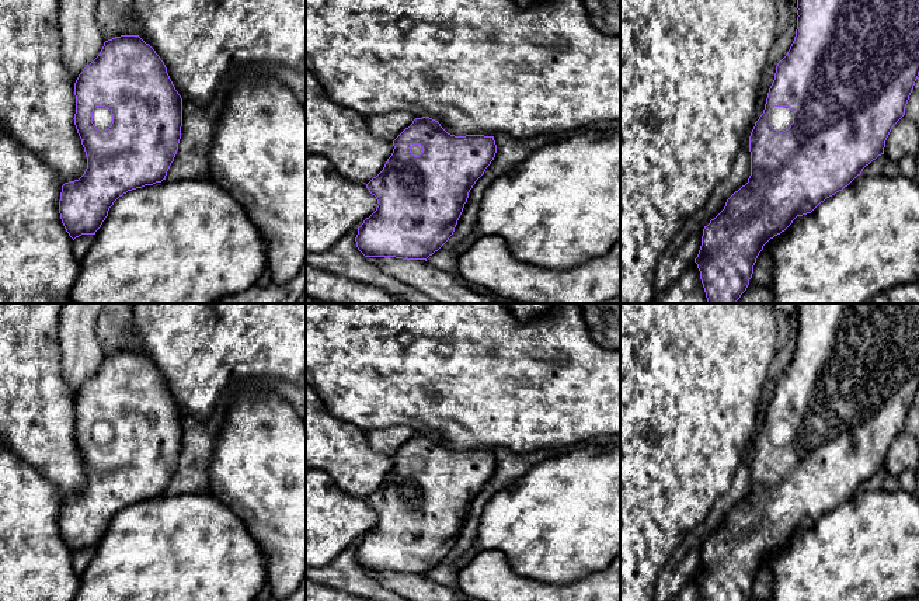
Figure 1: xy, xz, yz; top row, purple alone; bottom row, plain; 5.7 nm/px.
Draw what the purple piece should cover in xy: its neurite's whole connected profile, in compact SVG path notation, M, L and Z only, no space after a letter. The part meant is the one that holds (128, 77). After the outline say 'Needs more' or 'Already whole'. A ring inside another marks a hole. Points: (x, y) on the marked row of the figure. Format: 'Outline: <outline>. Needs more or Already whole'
Outline: M121 35L105 41L100 55L90 65L87 65L79 74L74 83L74 95L76 95L74 125L86 152L87 169L79 180L69 181L62 185L60 201L59 201L59 213L62 223L73 240L81 235L95 235L95 232L101 227L102 222L108 216L109 208L119 197L122 197L128 191L142 188L145 185L153 185L156 183L161 183L163 180L166 180L167 171L171 163L174 161L174 157L178 150L178 143L181 139L181 126L182 126L182 98L175 90L167 73L164 62L160 59L156 51L149 44L146 44L139 35Z. Needs more

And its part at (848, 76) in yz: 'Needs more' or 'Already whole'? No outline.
Needs more

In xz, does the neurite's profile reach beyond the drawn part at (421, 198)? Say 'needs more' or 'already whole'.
needs more

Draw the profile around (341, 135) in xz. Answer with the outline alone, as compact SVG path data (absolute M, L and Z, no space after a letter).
M306 67L306 157L323 156L344 178L366 185L393 149L393 142L370 133L362 114L334 104Z

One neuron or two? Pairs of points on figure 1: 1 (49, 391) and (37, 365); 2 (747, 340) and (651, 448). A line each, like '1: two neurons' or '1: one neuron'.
1: one neuron
2: one neuron

